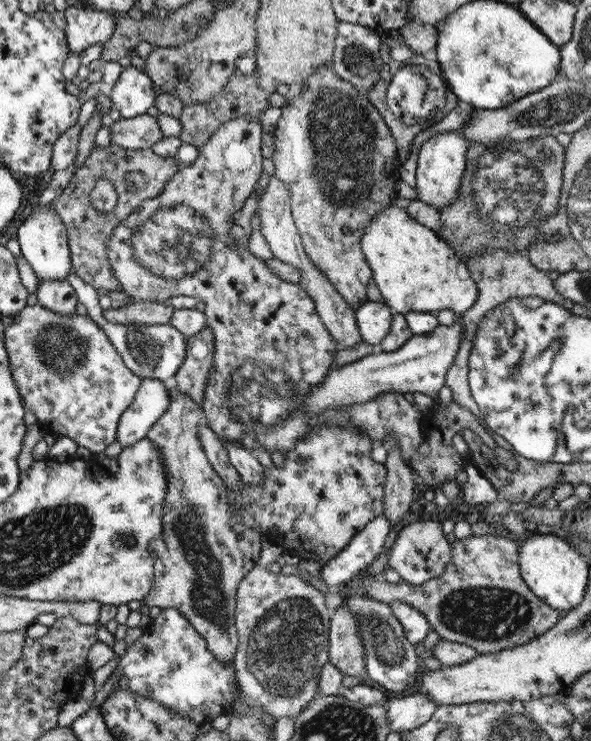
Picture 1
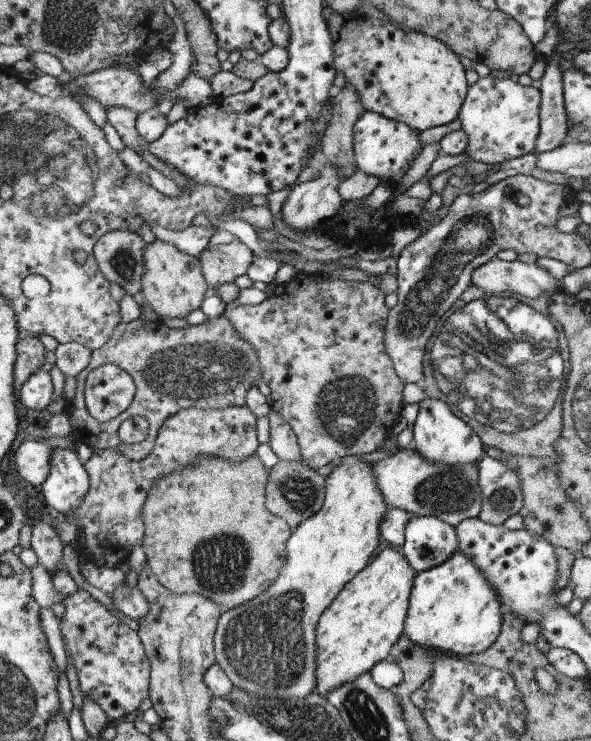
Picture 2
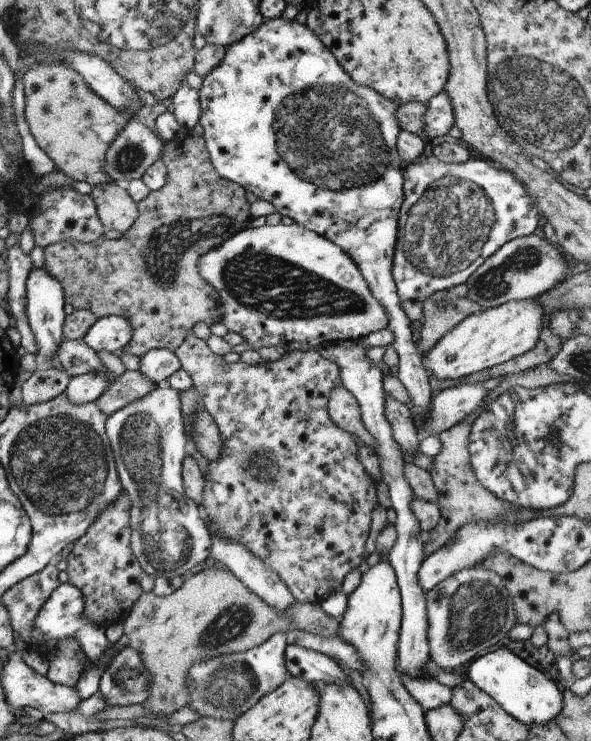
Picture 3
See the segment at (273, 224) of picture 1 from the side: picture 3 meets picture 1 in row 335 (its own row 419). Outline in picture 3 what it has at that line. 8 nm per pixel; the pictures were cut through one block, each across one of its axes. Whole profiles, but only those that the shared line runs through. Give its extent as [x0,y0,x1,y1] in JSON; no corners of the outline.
[328,384,376,448]

